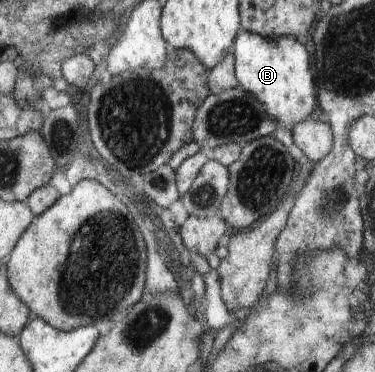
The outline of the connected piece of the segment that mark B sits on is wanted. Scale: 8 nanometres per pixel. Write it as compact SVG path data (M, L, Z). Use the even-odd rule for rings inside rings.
M240 31L233 46L234 72L238 85L252 93L277 122L277 129L292 129L307 120L315 109L316 83L309 71L309 55L299 40L291 37L261 37Z

